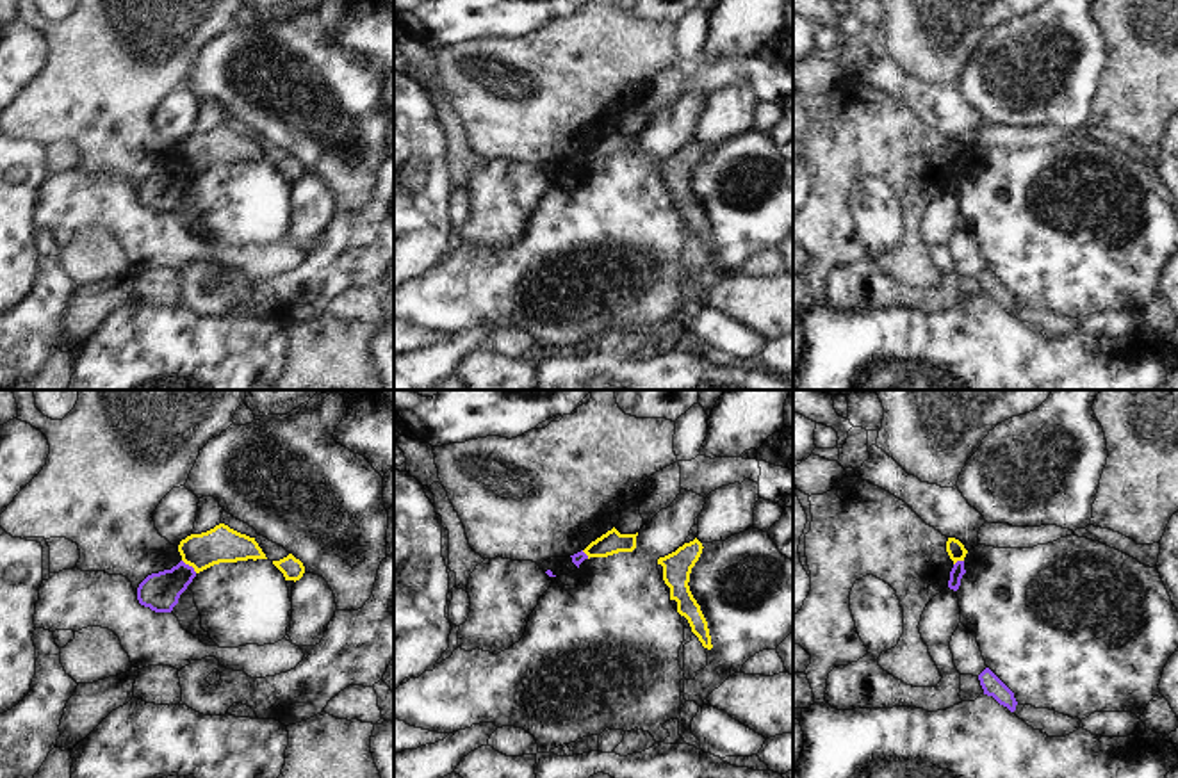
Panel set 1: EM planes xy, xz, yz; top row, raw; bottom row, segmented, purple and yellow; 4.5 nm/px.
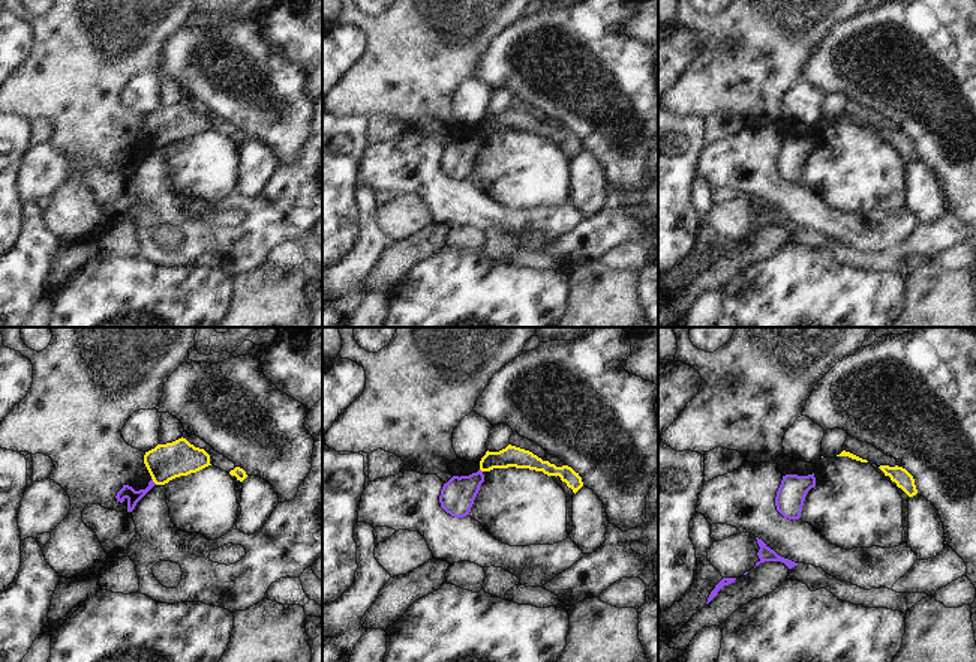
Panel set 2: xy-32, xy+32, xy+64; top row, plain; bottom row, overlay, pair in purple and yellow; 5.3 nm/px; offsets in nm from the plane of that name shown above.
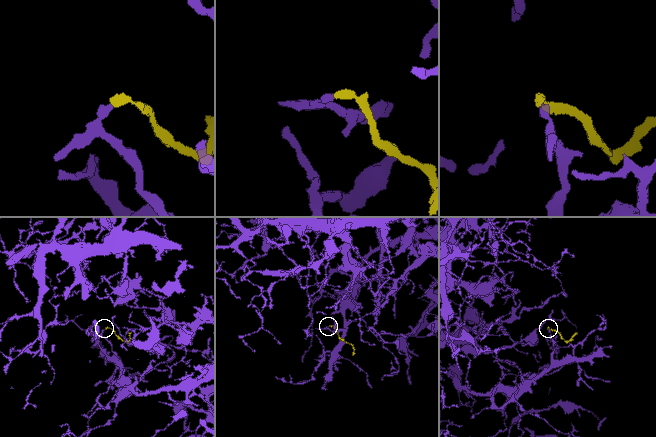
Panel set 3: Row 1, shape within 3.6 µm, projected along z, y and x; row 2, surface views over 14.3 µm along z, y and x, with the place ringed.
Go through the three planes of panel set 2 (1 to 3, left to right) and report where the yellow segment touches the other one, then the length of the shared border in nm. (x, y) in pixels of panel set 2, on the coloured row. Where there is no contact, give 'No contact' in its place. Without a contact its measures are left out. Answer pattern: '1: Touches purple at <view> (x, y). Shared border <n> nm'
1: Touches purple at xy-32 (152, 481). Shared border 50 nm
2: No contact
3: No contact.

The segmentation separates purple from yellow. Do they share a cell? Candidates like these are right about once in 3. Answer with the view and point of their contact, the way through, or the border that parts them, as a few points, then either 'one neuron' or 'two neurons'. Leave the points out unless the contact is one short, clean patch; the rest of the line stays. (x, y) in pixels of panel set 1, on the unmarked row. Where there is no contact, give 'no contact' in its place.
meets purple in xy at (188, 166); border along xy (182, 161), (196, 173); two neurons

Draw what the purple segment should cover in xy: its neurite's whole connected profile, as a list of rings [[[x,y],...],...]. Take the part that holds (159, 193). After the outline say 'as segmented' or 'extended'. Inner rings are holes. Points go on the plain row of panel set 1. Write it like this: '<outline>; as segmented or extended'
[[[180,162],[171,171],[148,176],[137,189],[137,201],[155,214],[171,214],[194,178],[194,169]]]; as segmented

